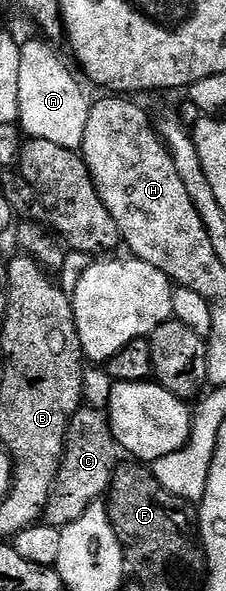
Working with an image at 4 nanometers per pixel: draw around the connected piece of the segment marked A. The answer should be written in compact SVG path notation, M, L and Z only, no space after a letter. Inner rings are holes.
M37 39L20 44L17 123L28 138L47 138L67 150L80 150L89 119L90 100L87 101L76 79L54 54L56 48L46 40Z

